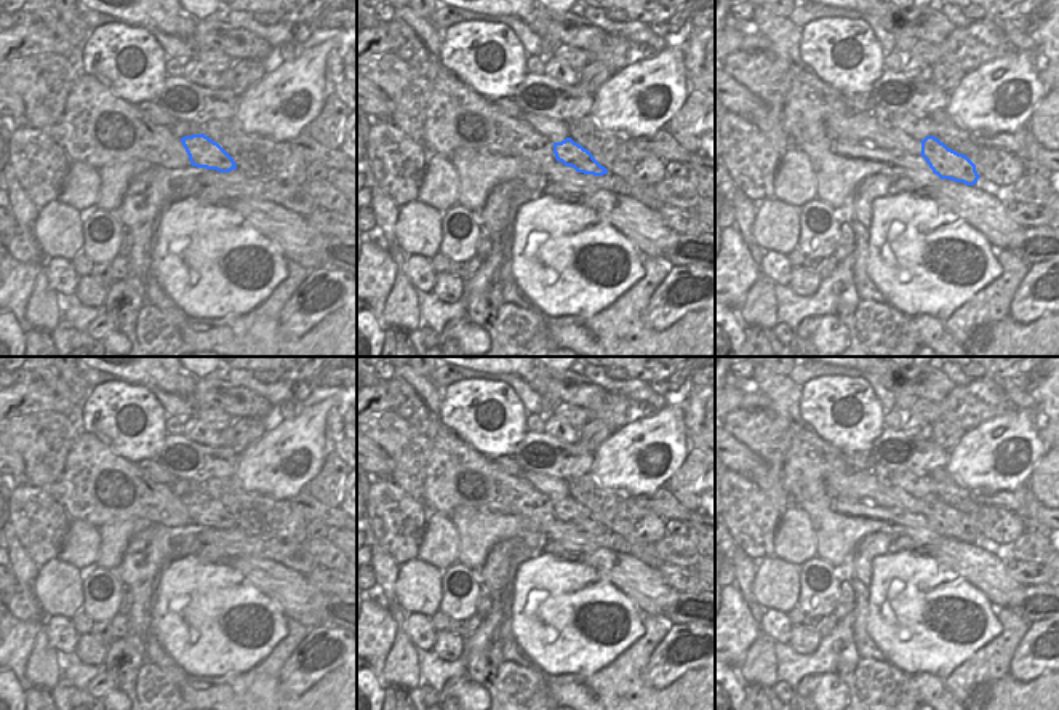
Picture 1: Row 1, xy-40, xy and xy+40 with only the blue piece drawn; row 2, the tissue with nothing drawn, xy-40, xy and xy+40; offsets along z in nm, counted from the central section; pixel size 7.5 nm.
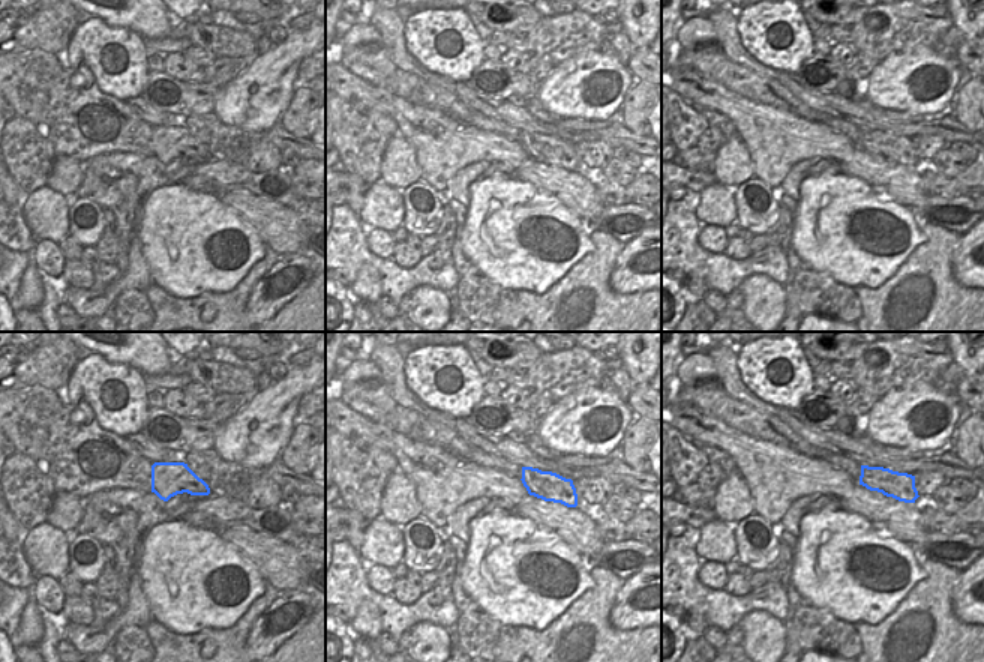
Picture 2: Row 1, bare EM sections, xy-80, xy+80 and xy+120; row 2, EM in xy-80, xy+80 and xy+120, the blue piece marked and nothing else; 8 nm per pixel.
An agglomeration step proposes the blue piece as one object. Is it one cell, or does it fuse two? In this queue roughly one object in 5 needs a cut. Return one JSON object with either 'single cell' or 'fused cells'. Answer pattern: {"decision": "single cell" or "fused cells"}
{"decision": "single cell"}

